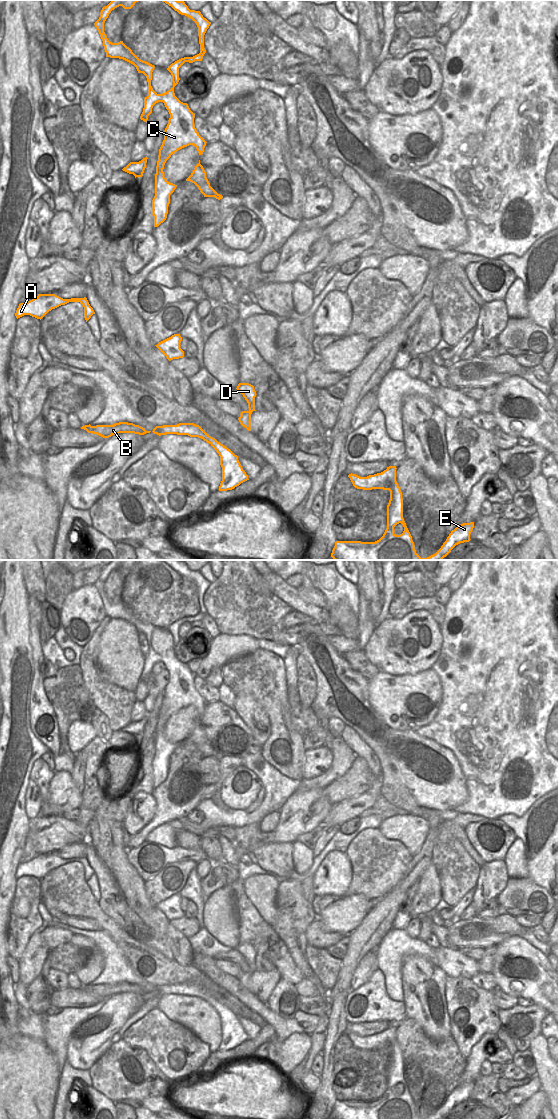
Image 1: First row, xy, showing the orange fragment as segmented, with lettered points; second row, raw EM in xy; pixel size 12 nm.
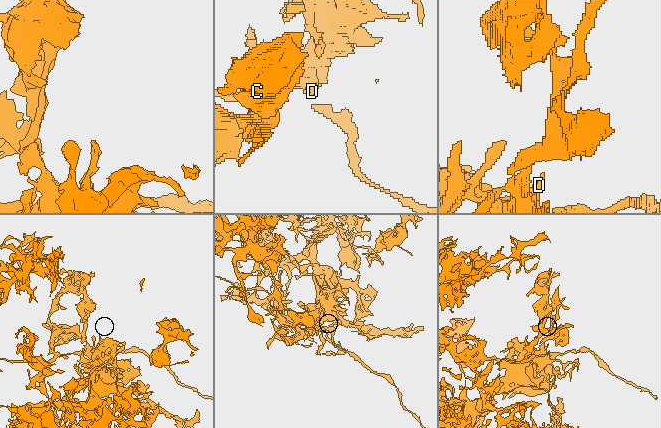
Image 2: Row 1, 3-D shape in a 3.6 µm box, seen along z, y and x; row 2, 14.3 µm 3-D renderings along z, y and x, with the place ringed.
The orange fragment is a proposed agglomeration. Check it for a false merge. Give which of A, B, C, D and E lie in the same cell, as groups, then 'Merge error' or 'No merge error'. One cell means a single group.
Groups: A C D E / B. Merge error.

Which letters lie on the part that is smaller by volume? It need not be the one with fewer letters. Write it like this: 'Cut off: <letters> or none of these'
Cut off: B

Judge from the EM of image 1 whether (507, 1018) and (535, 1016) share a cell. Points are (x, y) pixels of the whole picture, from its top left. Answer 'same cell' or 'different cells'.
same cell

